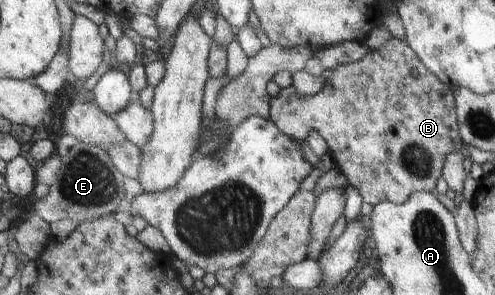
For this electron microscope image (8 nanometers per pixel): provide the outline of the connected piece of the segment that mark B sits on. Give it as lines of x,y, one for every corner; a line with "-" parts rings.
391,38
381,49
371,50
367,56
357,62
342,64
333,69
333,75
327,79
324,88
315,95
300,95
293,86
281,88
279,93
269,98
270,117
272,122
284,133
295,137
296,141
304,141
309,131
317,131
327,142
328,153
334,160
335,168
345,174
349,185
353,185
361,194
364,201
377,205
378,203
391,202
394,204
404,204
408,197
415,192
435,191
437,179
442,175
445,156
450,151
461,150
463,141
459,131
459,124
456,116
453,89
444,84
435,74
425,67
425,64
417,57
417,54
407,45
407,42
397,38

